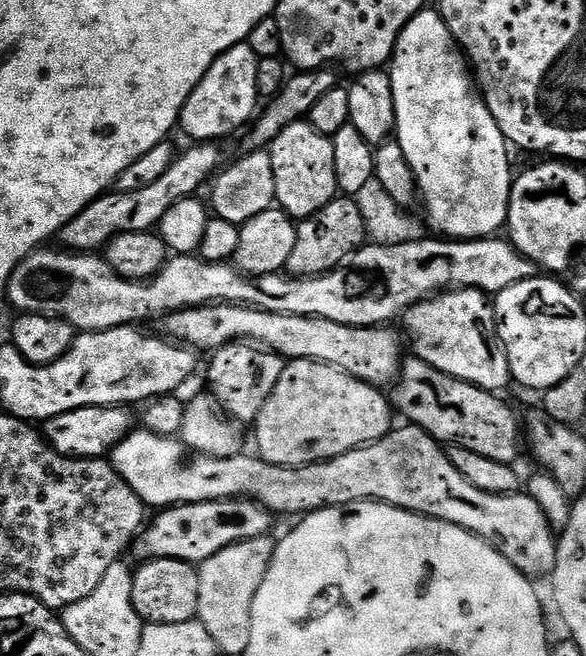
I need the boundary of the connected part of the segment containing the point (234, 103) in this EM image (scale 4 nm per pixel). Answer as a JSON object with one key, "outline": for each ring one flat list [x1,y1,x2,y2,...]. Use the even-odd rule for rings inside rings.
{"outline":[[246,42,236,44,222,53,214,66,206,70,202,82,198,82,190,98,186,98,186,106,180,115,179,131,184,131,192,142,220,142,223,136,238,131,240,127,243,129,258,112,256,100,261,99,258,90,259,61,260,57,250,50]]}

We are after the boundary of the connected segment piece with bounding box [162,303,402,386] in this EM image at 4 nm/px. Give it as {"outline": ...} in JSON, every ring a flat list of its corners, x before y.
{"outline":[[199,304,197,308,183,308,177,312,170,312,163,317,162,329,165,337,171,338,177,344,189,346,194,350,211,354,225,344,233,342,259,342,263,347,279,353,285,361,289,360,320,360,324,364,334,366,346,374,368,384,377,386,391,385,397,379,402,355,400,356,400,340,391,332,391,327,377,326,374,328,355,328,346,326,342,322,330,322,321,316,295,316,294,314,278,314,264,312,261,308,254,308,250,304]]}

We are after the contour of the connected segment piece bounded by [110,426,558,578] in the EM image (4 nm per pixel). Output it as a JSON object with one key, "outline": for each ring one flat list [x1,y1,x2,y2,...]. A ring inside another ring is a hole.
{"outline":[[397,427,378,442,356,448,333,460,324,460,321,464,308,464,304,468,283,468,260,459,256,454,241,454,234,458,202,456,194,454,192,449,187,448,184,441,177,437,133,430,112,449,110,462,114,470,122,474,134,494,138,494,140,501,152,510,175,508,178,504,243,498,256,501,273,514,285,512,288,516,299,517,301,514,317,512,319,508,355,504,357,500,375,500,382,504,393,504,395,508,404,508,408,512,419,512,421,516,433,516,434,519,445,520,448,524,457,524,459,528,473,532,475,536,491,544,522,575,529,578,551,577,556,568,558,536,552,531,550,522,546,522,546,514,542,514,538,502,534,502,534,498,526,494,495,496,478,490,478,486,470,486,470,482,466,482,466,478,458,474,454,462,450,462,440,441,418,427,403,427]]}

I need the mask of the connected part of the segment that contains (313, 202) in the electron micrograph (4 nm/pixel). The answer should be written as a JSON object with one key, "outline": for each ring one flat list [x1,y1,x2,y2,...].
{"outline":[[299,120,270,145,272,161,274,162,274,190,276,204,291,214,292,219,299,222,307,216,313,216,322,206,335,200,338,195,336,175,334,174,334,146,331,136,318,134,314,126]]}

